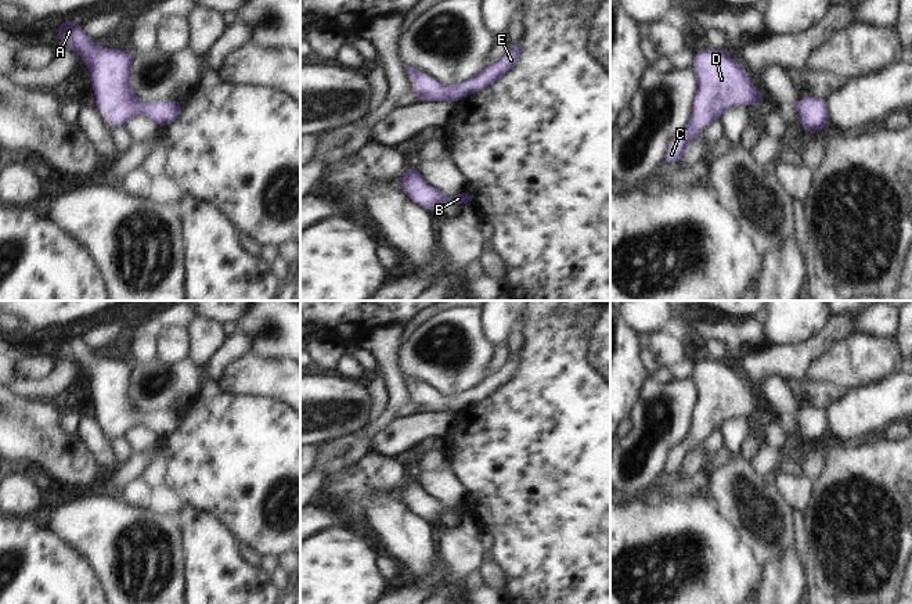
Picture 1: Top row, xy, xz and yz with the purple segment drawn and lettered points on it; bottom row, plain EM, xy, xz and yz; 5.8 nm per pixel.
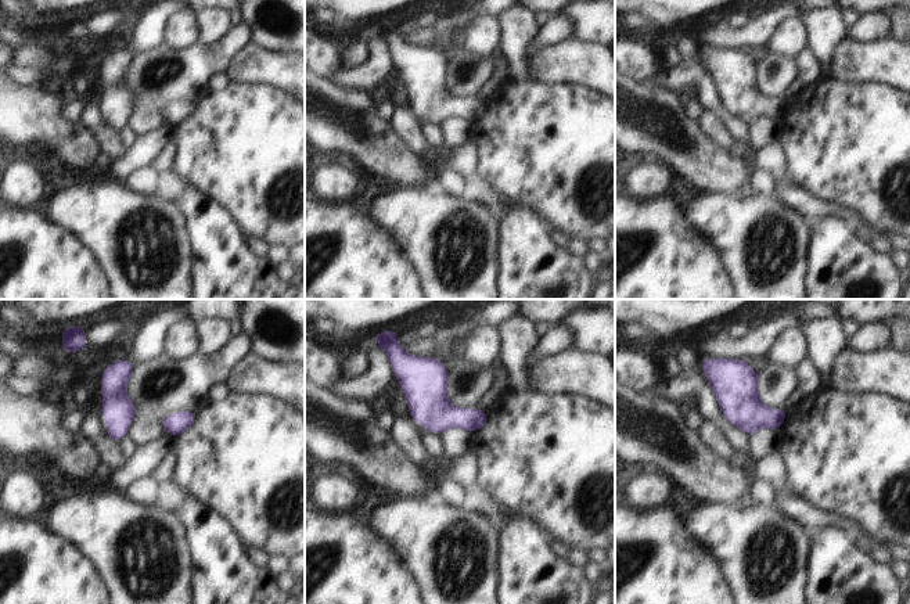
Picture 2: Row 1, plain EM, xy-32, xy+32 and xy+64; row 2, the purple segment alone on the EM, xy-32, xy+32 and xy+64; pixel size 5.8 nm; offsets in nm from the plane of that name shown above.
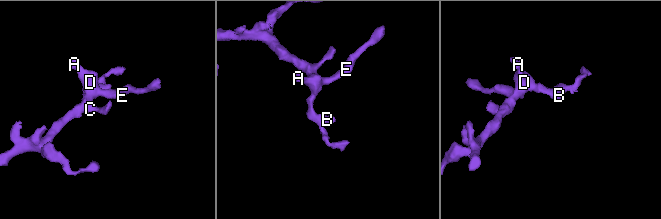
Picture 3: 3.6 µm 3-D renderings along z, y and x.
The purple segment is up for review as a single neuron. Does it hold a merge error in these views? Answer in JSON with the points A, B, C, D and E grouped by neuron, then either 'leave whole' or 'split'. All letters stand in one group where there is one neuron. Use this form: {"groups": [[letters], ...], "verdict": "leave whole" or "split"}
{"groups": [["A", "B", "C", "D", "E"]], "verdict": "leave whole"}

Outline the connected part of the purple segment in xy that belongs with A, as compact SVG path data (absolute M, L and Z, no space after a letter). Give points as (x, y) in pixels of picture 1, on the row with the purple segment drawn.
M79 19L60 24L55 36L76 50L87 65L95 107L108 116L109 127L126 125L138 115L165 127L181 116L184 105L176 100L143 103L130 87L134 57L125 50L95 44L83 32Z

